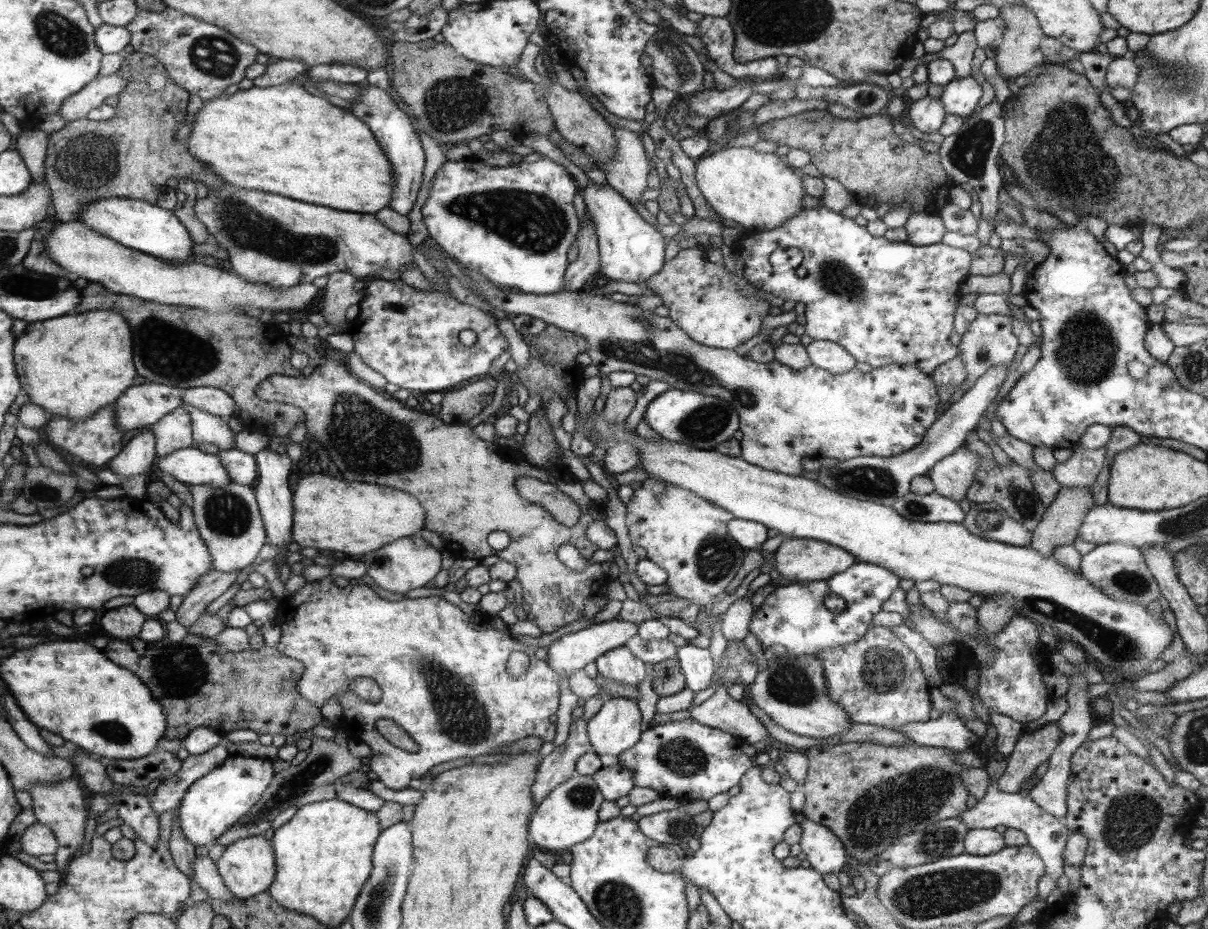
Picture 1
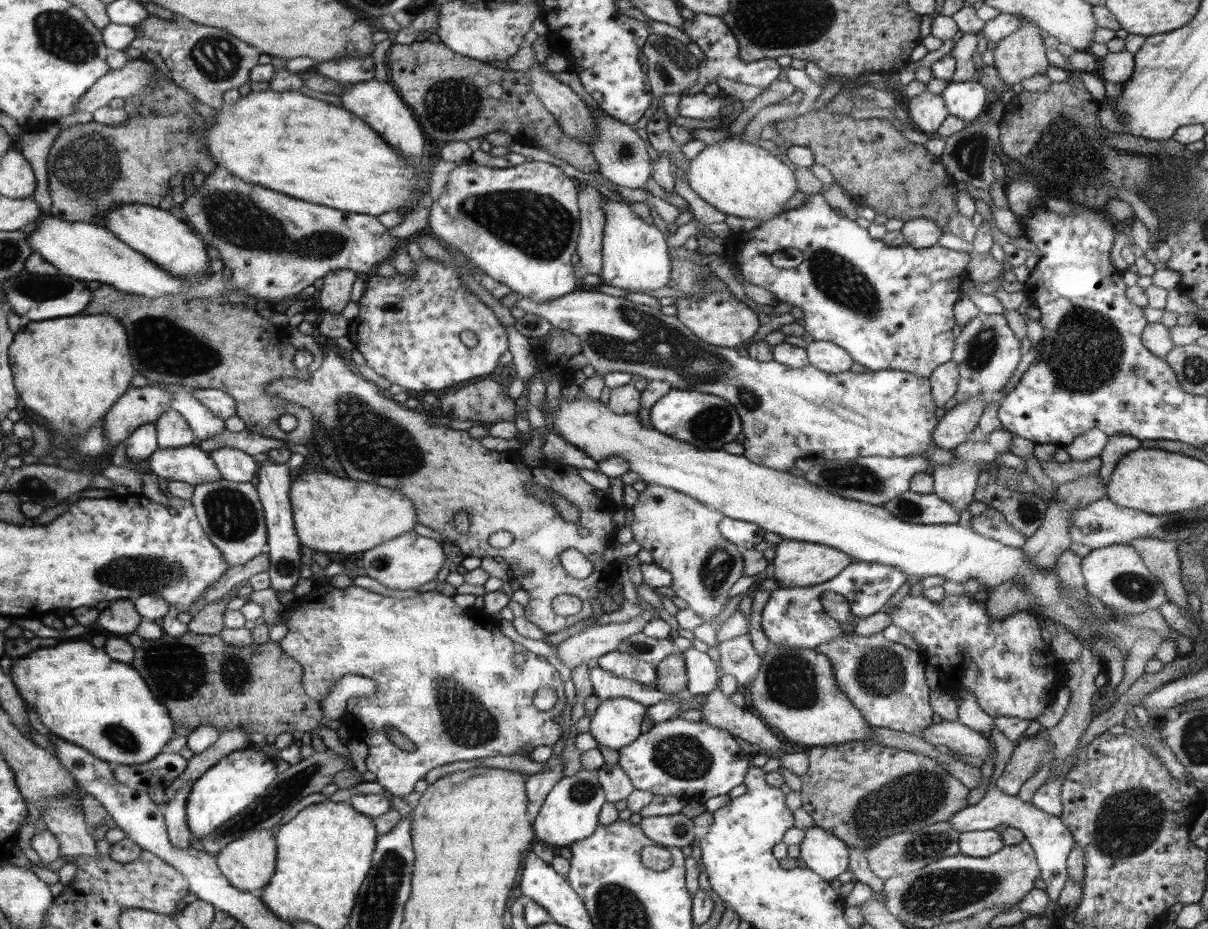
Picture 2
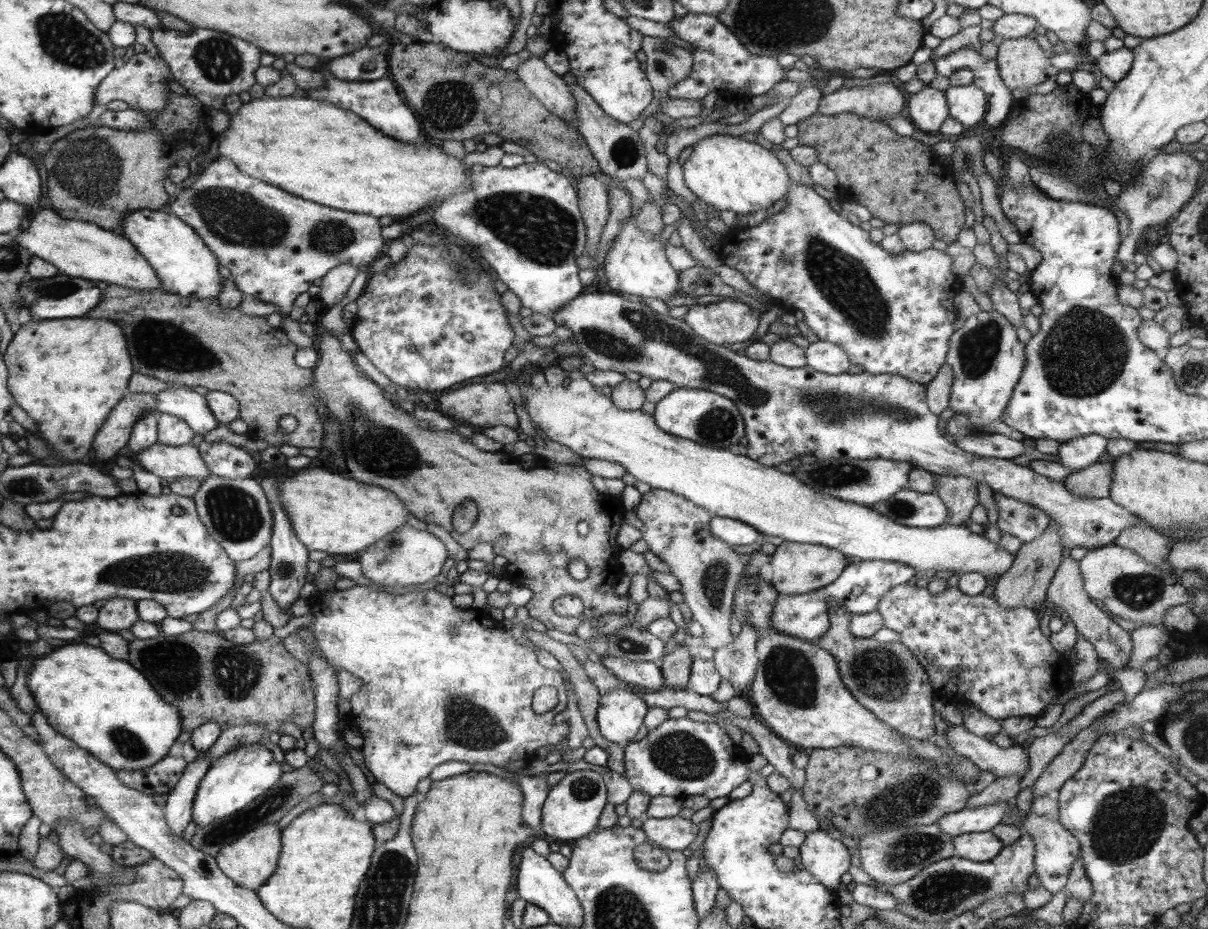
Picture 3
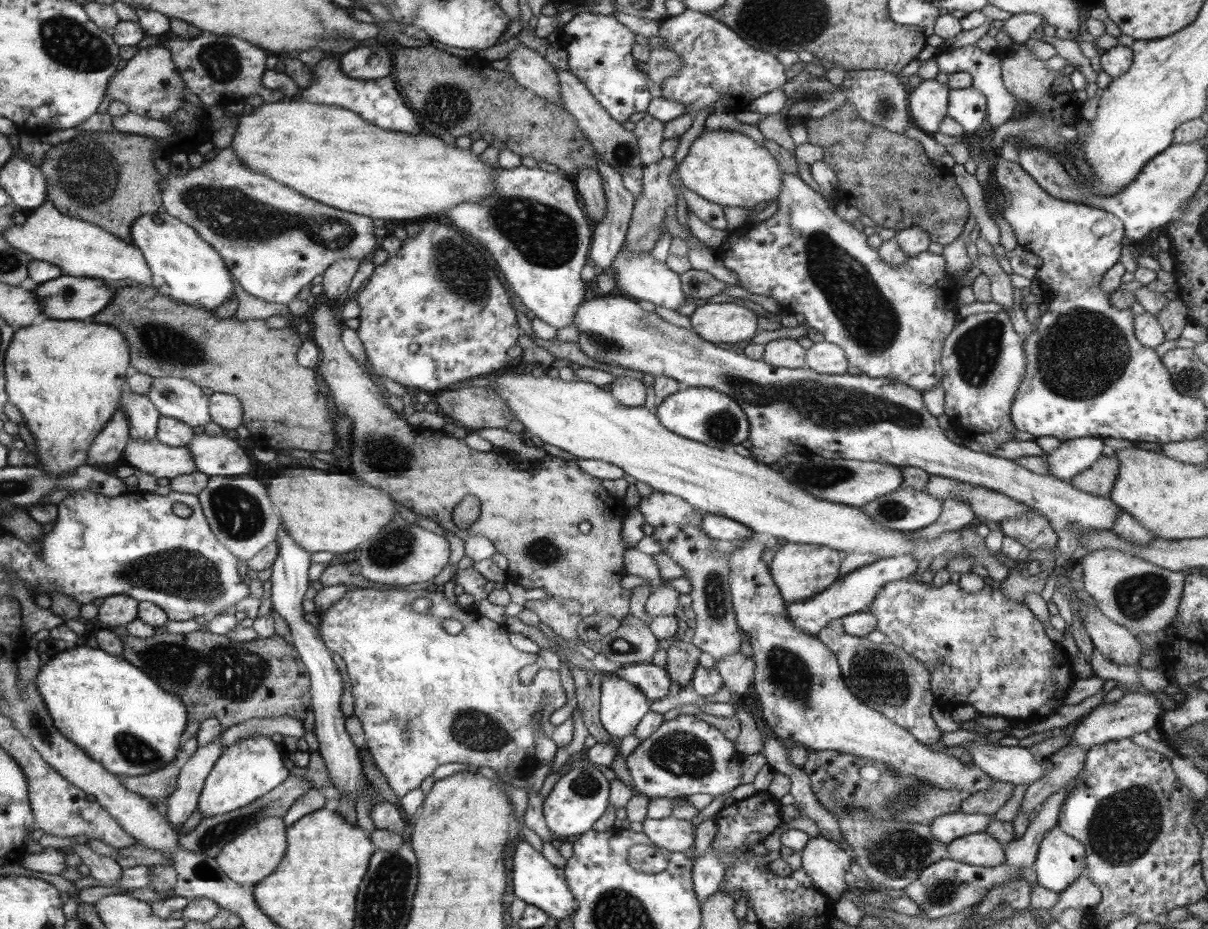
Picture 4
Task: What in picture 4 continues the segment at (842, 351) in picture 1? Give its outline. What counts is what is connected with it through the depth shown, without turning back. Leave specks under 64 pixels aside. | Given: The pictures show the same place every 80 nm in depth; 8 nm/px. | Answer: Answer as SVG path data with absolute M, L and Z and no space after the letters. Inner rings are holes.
M828 341L816 342L806 354L807 367L819 371L820 374L846 374L850 360L843 347Z

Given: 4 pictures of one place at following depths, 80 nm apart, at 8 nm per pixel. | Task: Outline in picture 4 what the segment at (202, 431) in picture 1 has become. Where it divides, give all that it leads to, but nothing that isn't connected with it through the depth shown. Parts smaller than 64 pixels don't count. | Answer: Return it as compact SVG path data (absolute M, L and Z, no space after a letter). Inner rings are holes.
M154 378L146 395L161 415L179 419L192 429L210 425L209 396L202 392L200 386L186 378Z

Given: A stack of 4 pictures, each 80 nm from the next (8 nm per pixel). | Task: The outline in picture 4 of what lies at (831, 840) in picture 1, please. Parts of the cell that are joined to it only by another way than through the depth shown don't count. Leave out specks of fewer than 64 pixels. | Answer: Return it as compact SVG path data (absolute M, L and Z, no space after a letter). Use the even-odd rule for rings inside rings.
M822 835L816 838L809 837L807 845L801 850L801 863L801 867L812 879L813 886L818 887L826 895L828 902L838 902L842 899L842 894L849 888L844 876L853 863L853 858L846 847Z

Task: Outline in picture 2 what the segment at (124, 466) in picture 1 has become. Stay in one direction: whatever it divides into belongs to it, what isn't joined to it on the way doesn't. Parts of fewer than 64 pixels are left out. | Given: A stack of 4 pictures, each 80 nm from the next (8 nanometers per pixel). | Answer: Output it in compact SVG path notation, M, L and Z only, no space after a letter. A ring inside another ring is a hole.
M155 423L142 424L128 436L125 443L128 460L134 467L145 469L148 456L159 448Z

